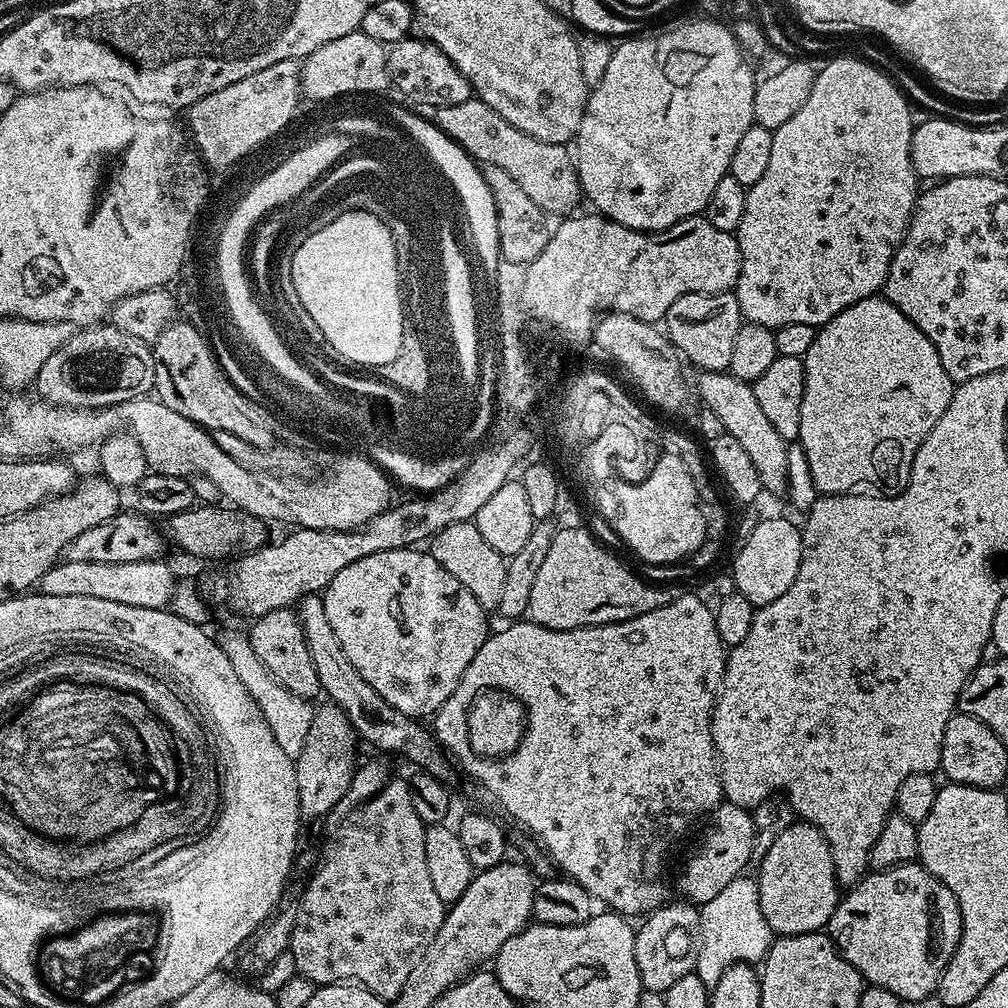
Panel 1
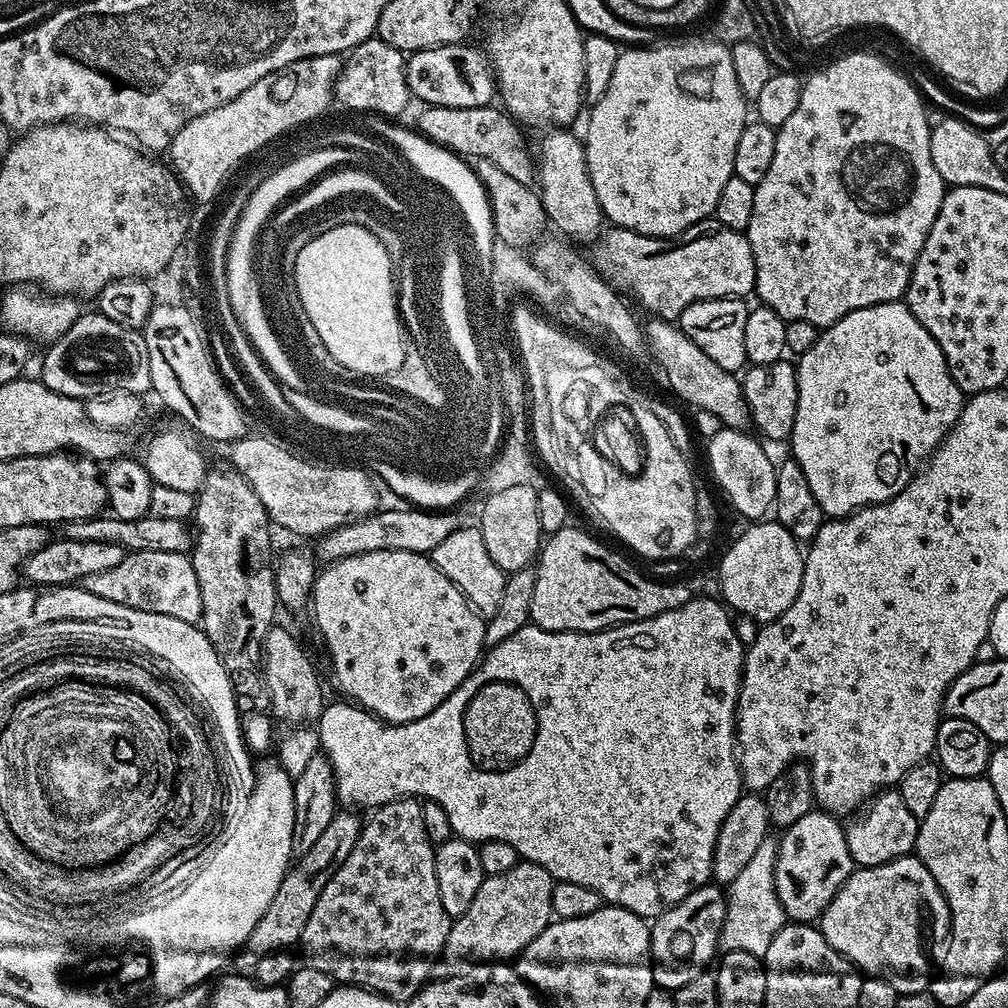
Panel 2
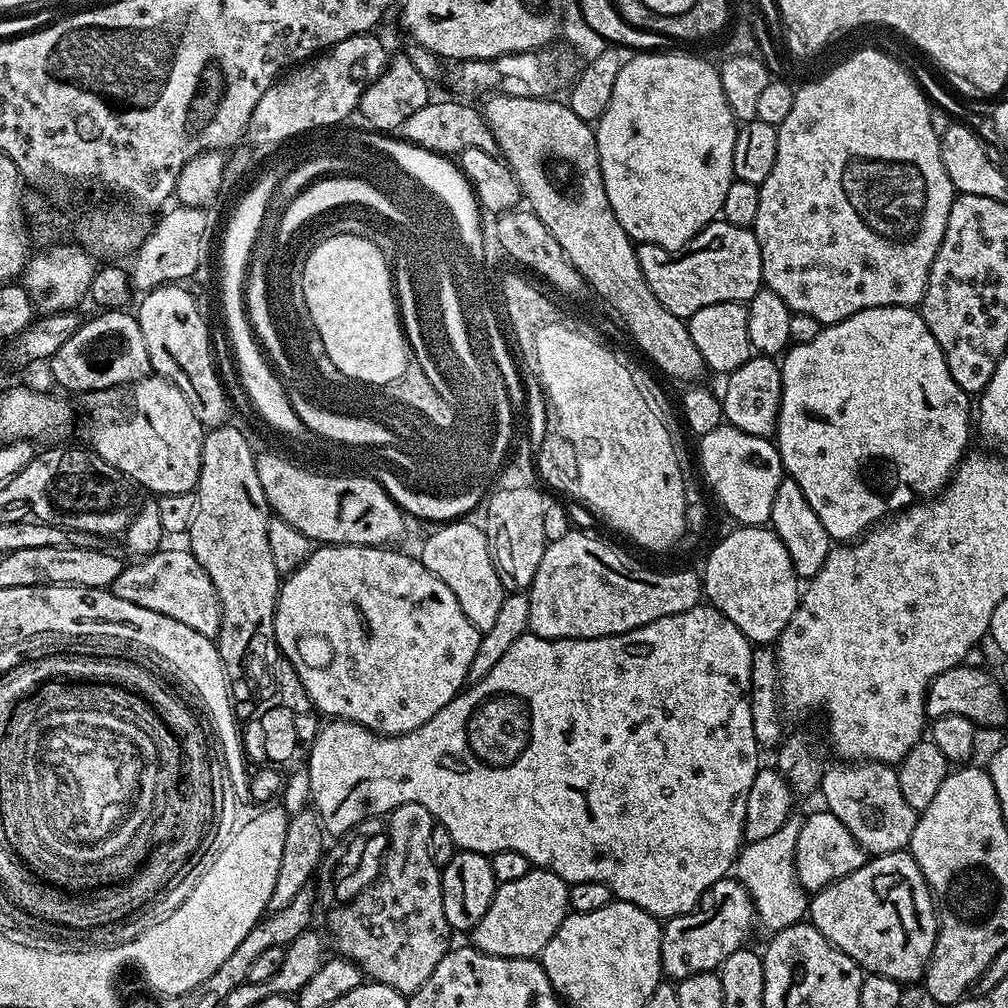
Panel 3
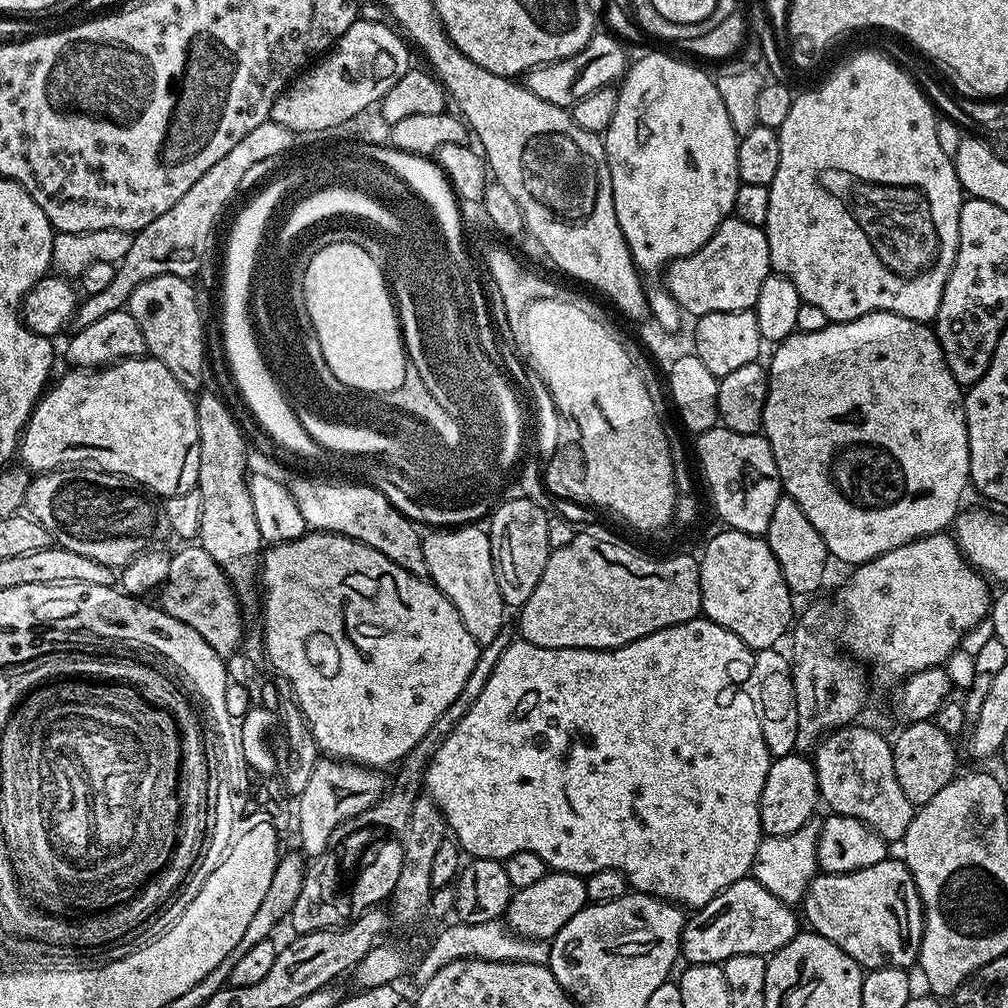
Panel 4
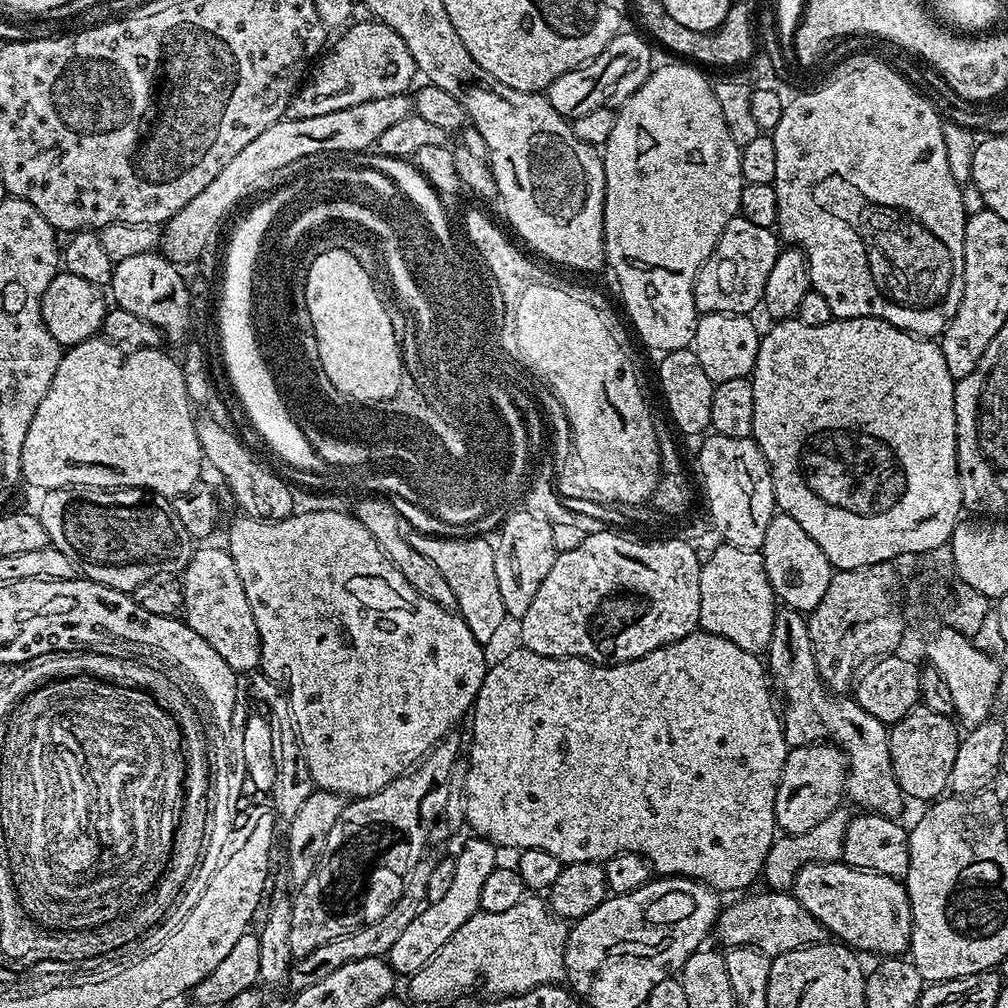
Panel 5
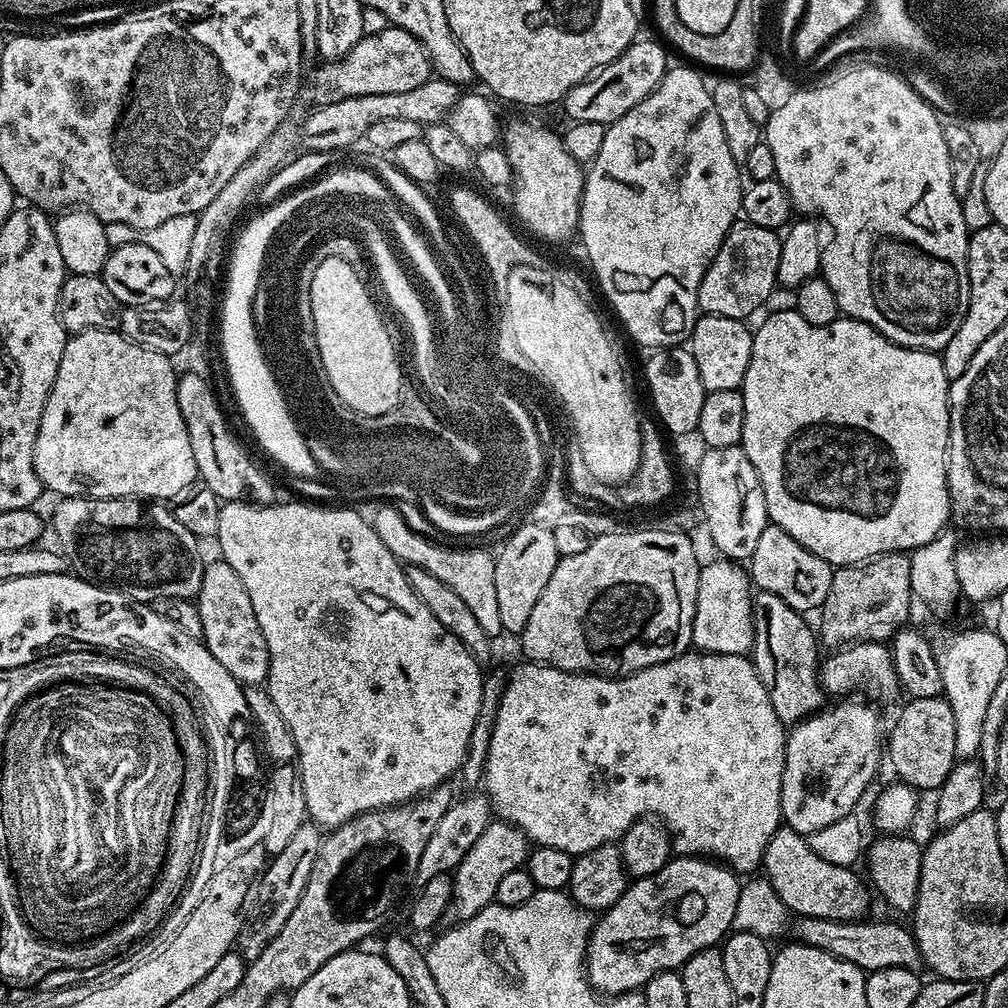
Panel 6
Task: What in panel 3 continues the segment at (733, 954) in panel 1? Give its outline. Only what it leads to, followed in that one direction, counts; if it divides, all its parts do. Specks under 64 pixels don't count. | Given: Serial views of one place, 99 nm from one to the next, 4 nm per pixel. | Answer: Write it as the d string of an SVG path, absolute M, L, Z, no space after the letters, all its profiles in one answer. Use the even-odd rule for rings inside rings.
M799 815L789 816L781 828L759 842L747 842L741 847L734 865L735 879L740 881L752 899L755 919L768 934L786 930L801 923L808 914L809 893L798 882L796 873L796 851L798 850L798 830L802 830L803 819Z

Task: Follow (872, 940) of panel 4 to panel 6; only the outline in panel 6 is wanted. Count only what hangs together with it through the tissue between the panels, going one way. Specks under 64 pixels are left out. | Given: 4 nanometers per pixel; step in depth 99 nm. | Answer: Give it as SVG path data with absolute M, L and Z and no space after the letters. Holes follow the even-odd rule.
M781 826L770 838L762 868L789 913L797 917L813 916L827 920L859 921L869 915L869 885L863 879L860 881L852 868L822 862L822 858L814 854L807 839L790 827Z

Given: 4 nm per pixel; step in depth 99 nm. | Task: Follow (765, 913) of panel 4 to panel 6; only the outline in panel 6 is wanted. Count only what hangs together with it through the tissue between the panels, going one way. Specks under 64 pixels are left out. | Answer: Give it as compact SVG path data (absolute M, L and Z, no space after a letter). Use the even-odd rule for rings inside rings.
M813 916L799 917L795 922L796 932L803 943L814 946L818 950L826 950L826 954L834 954L846 962L854 962L854 966L863 968L865 973L874 970L886 970L890 966L905 968L919 973L922 968L920 951L916 937L907 927L891 924L888 920L872 920L857 922L854 920L827 920Z

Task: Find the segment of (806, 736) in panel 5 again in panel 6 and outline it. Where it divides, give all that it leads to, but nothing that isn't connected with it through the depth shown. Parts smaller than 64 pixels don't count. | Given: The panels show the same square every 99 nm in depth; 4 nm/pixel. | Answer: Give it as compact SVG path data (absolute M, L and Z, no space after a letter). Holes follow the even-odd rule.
M757 591L752 598L754 642L750 659L762 686L770 694L770 706L785 726L795 726L801 720L825 707L826 693L820 687L818 667L818 636L801 613L795 612L782 598L769 592Z

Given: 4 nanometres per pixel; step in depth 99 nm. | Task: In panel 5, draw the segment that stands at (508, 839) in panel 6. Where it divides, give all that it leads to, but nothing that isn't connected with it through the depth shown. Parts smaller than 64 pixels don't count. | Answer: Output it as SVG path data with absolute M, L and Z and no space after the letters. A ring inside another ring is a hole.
M471 839L461 846L460 853L455 853L454 879L450 881L446 895L439 902L425 903L418 918L414 918L414 922L410 922L410 926L406 926L406 931L400 935L398 942L394 942L394 946L388 951L386 959L392 965L393 972L401 977L410 978L418 970L422 970L422 966L426 966L430 962L430 958L434 958L434 954L438 954L438 950L442 950L442 946L446 946L446 942L450 942L450 937L480 911L482 885L498 866L498 860L496 860L498 848L490 840Z

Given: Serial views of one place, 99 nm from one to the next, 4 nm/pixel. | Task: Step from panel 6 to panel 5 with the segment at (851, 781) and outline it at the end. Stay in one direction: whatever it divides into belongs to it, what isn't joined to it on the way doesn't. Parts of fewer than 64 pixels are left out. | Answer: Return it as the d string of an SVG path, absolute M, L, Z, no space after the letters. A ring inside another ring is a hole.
M817 742L789 747L788 757L782 766L782 774L774 798L777 829L790 836L806 834L806 830L822 822L826 814L841 807L842 797L845 795L845 775L846 757L835 744Z

